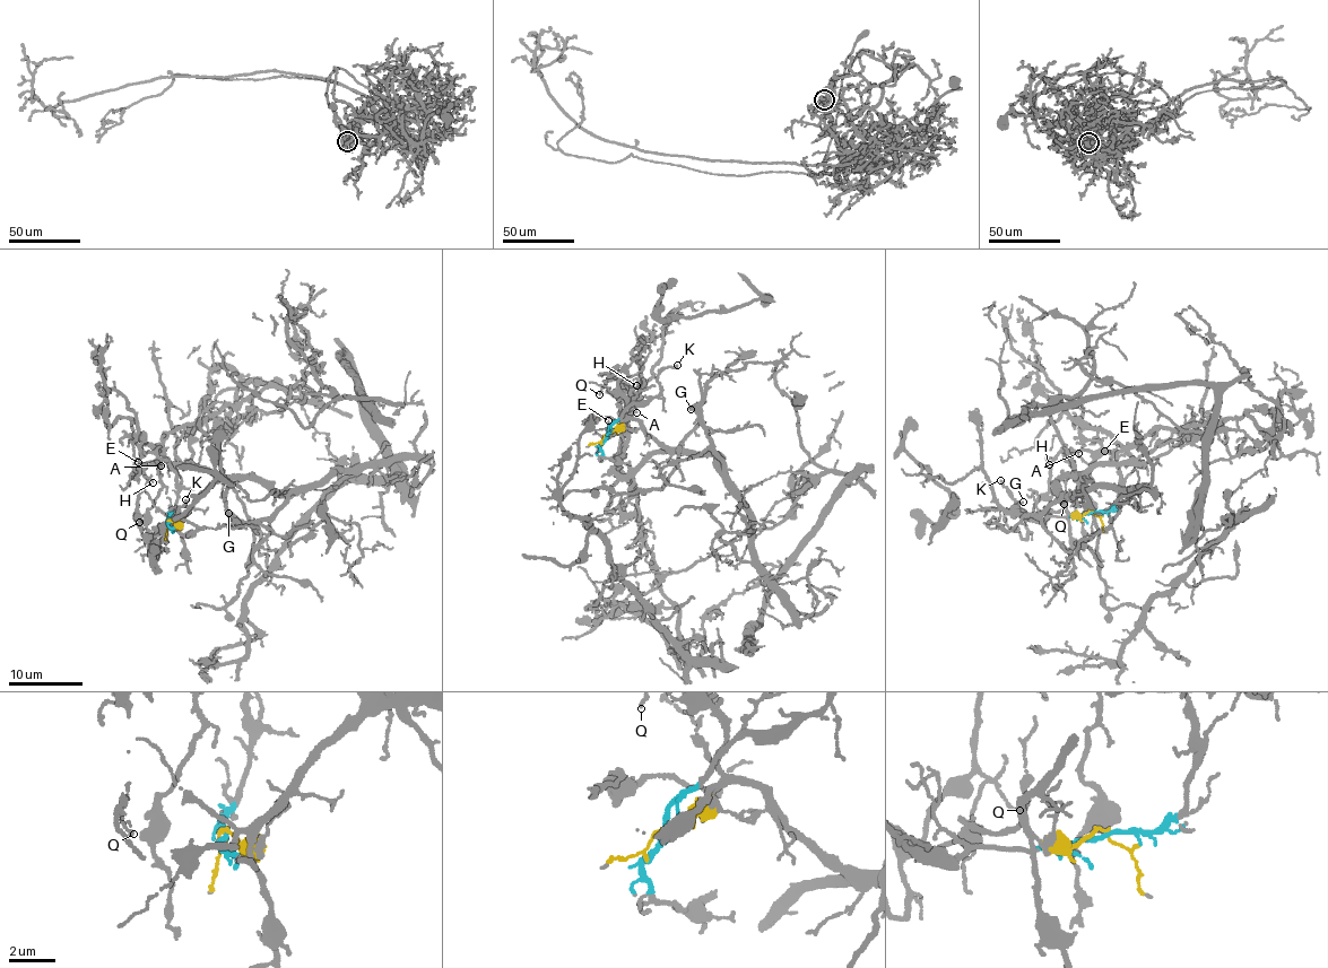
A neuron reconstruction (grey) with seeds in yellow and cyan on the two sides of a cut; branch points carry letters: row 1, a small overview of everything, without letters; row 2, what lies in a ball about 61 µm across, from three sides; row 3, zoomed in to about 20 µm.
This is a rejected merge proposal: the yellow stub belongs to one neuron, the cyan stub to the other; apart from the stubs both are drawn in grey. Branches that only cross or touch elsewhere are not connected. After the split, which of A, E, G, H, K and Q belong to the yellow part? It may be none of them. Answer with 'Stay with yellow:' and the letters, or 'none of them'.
Stay with yellow: G

